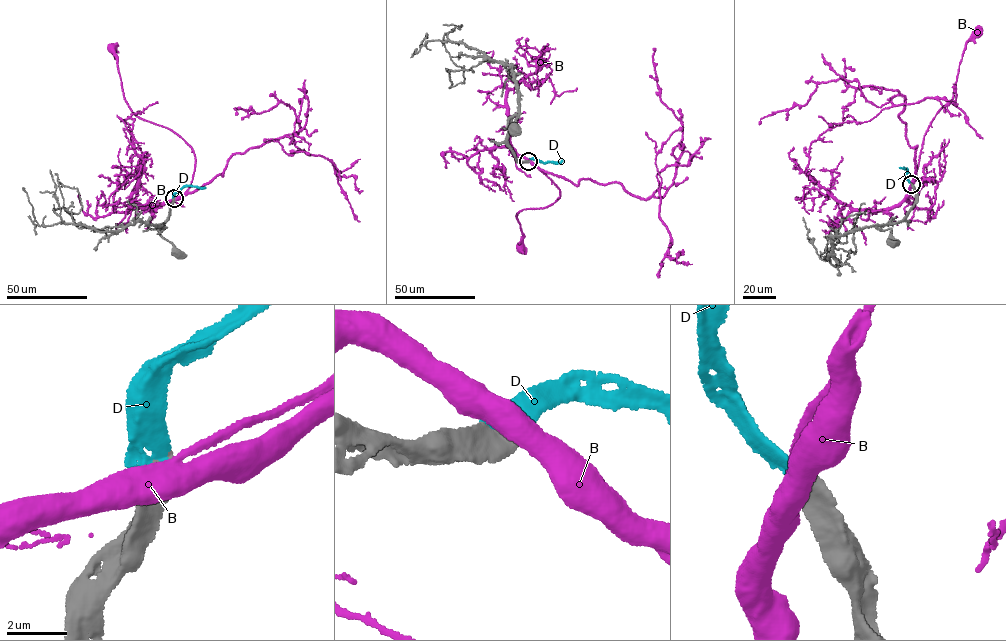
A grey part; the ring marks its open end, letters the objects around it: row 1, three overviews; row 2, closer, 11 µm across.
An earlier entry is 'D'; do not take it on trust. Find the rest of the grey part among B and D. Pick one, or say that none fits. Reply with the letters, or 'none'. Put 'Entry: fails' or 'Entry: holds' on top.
Entry: holds
D

